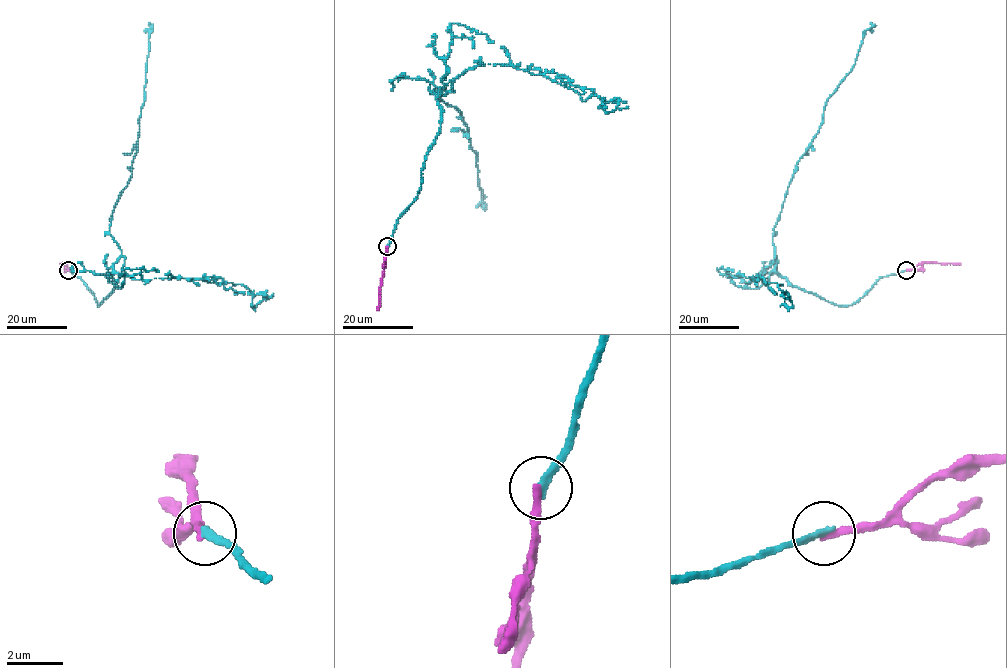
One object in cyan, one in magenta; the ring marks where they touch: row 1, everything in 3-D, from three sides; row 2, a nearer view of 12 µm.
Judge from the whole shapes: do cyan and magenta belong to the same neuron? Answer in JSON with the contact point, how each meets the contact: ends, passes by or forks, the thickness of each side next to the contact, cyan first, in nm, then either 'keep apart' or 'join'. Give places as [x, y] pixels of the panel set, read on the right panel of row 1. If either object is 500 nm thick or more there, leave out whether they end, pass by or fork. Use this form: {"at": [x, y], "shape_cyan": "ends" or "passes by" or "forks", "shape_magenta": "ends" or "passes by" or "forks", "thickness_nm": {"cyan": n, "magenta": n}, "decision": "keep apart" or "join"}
{"at": [906, 270], "shape_cyan": "ends", "shape_magenta": "ends", "thickness_nm": {"cyan": 280, "magenta": 260}, "decision": "keep apart"}

